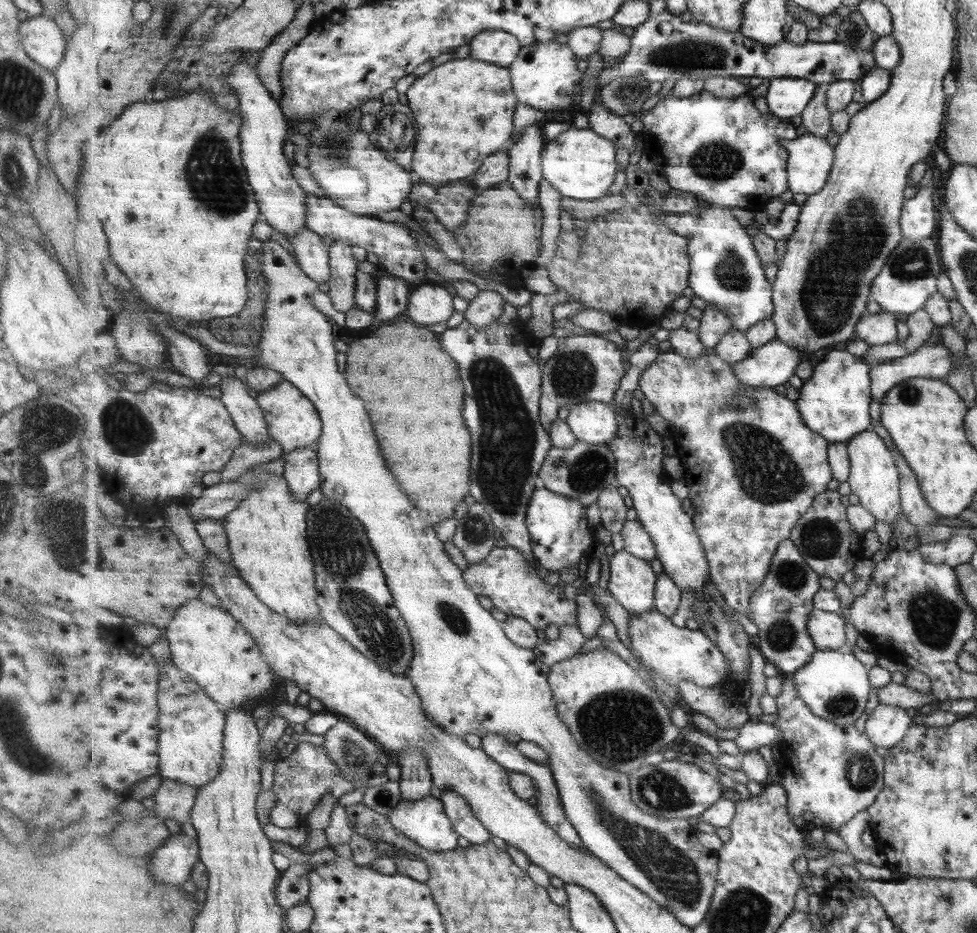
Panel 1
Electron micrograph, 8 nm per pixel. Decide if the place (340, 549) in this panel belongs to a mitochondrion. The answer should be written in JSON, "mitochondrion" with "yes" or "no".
{"mitochondrion":"yes"}

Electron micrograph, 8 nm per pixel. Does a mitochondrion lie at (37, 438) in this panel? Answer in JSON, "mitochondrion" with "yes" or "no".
{"mitochondrion":"yes"}

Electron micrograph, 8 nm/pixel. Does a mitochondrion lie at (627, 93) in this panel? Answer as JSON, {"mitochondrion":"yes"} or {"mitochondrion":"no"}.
{"mitochondrion":"yes"}

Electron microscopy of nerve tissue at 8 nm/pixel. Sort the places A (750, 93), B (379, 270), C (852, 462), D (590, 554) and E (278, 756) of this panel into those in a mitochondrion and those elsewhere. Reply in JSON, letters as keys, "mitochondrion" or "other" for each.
{"A":"other","B":"other","C":"other","D":"other","E":"other"}

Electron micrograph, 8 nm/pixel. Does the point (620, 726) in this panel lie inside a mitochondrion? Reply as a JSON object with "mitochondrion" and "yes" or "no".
{"mitochondrion":"yes"}

